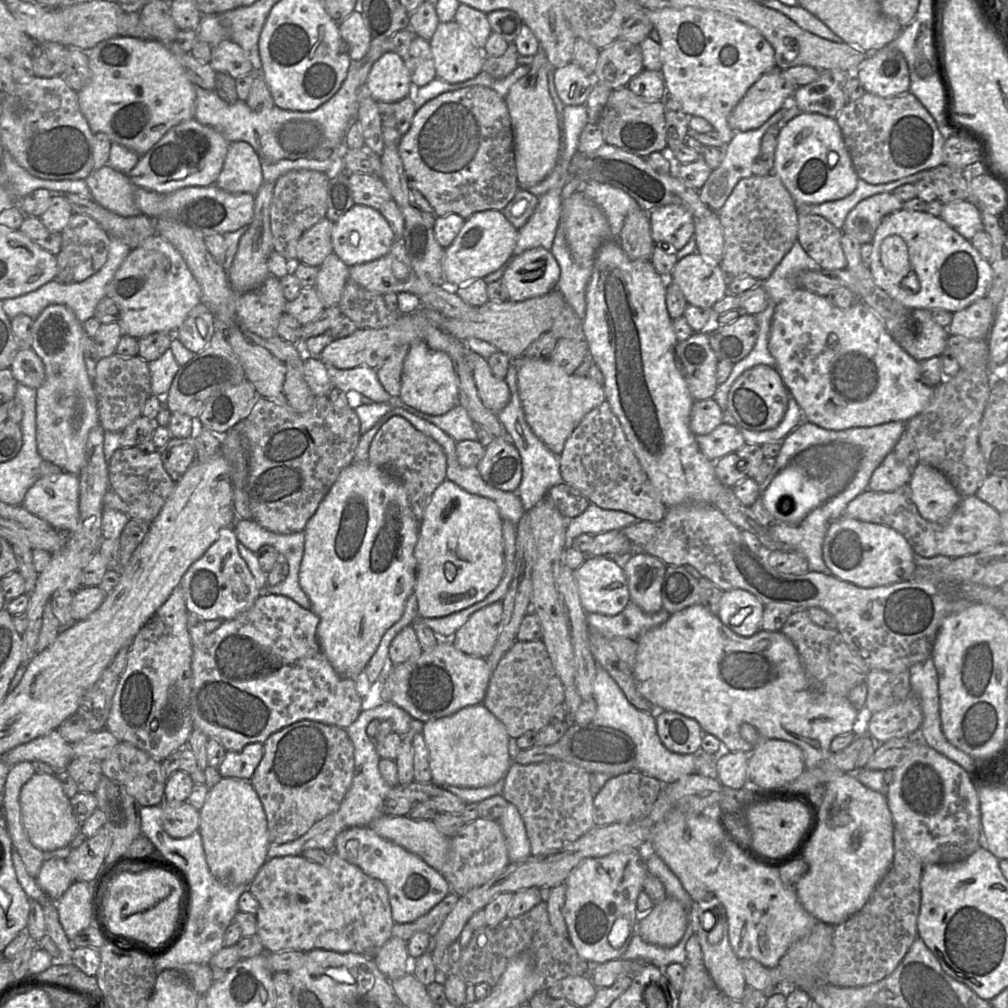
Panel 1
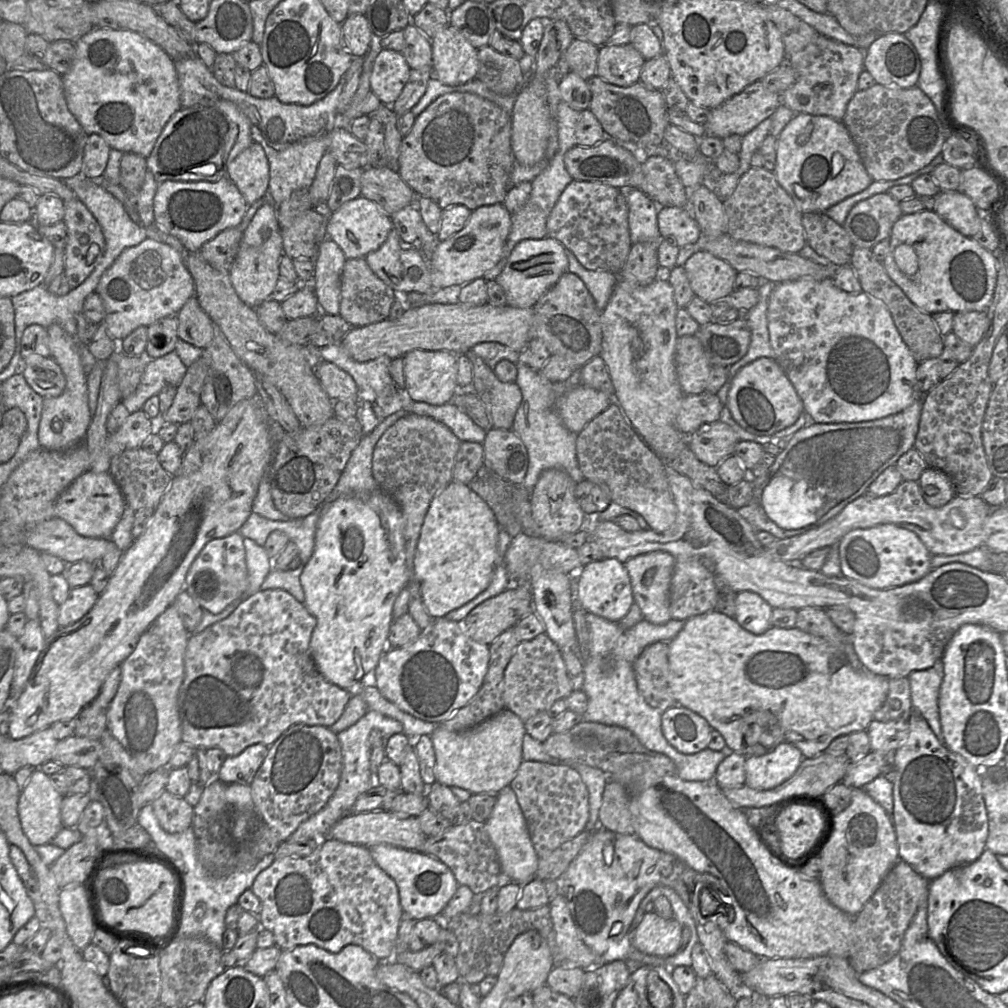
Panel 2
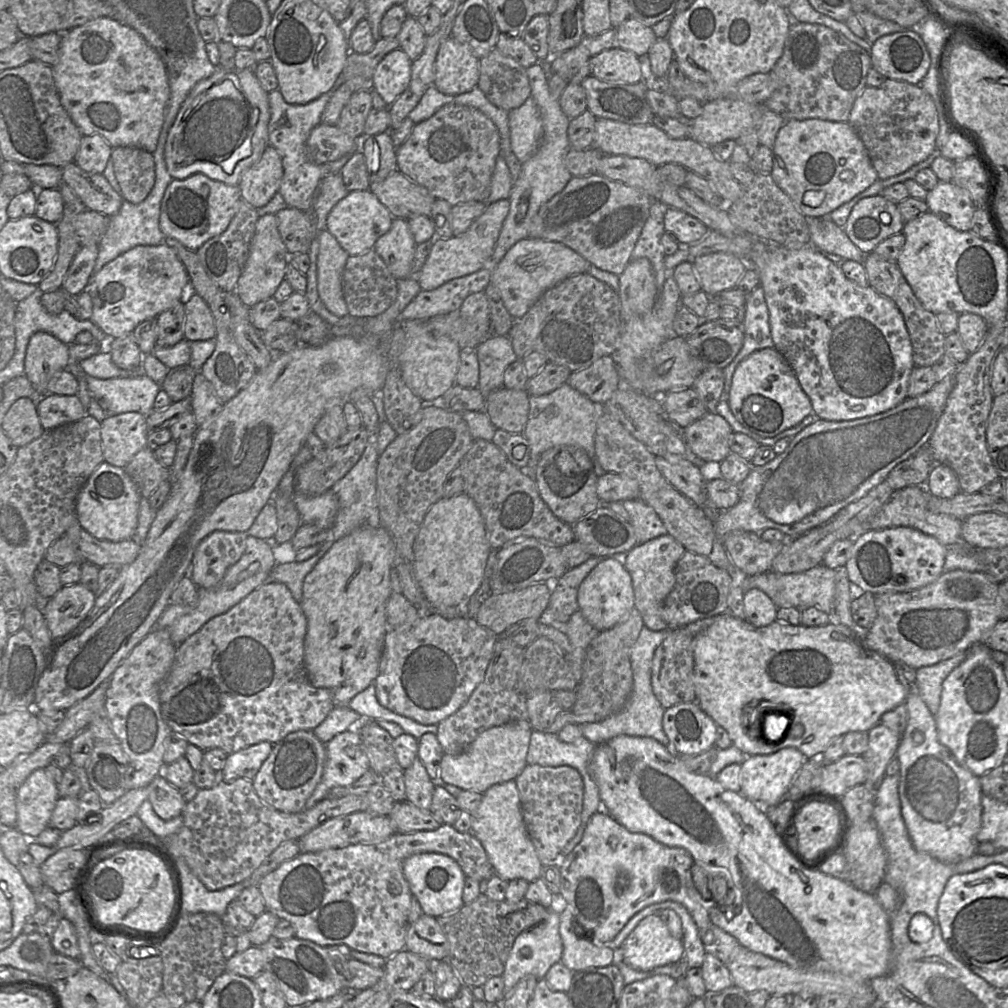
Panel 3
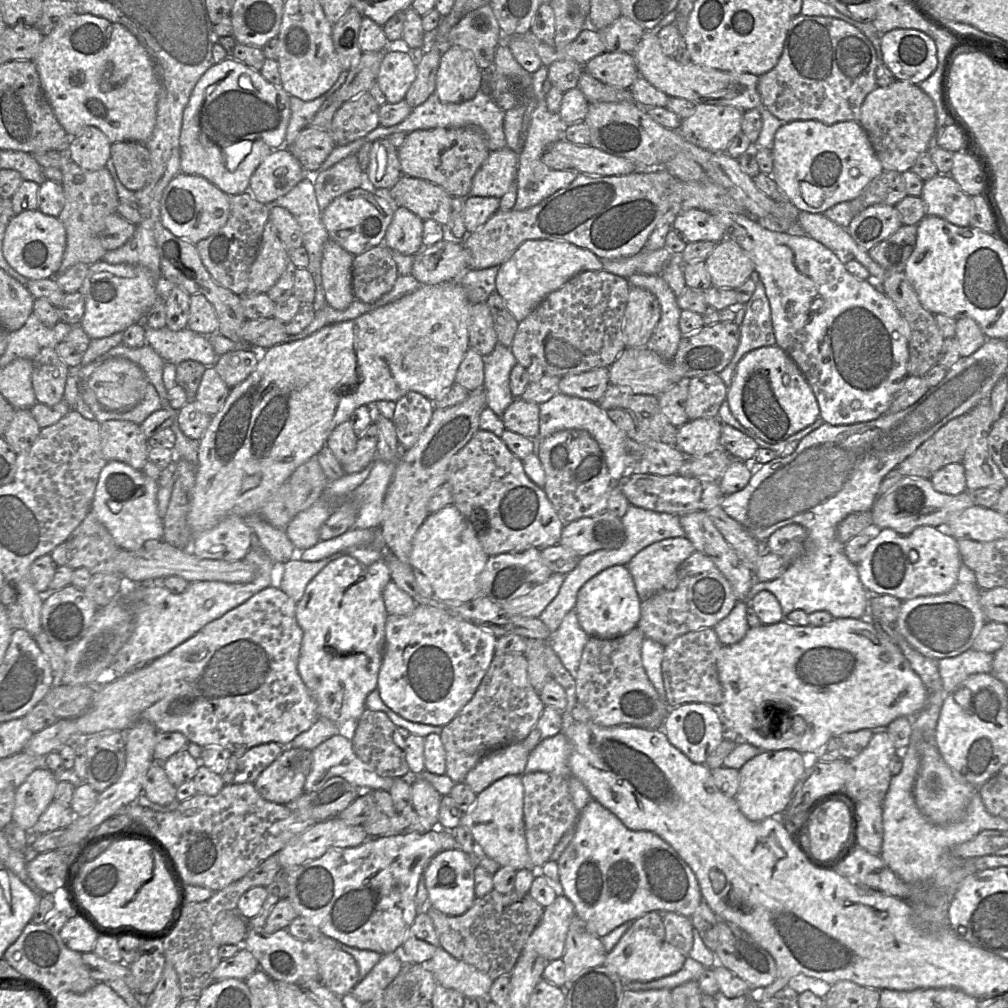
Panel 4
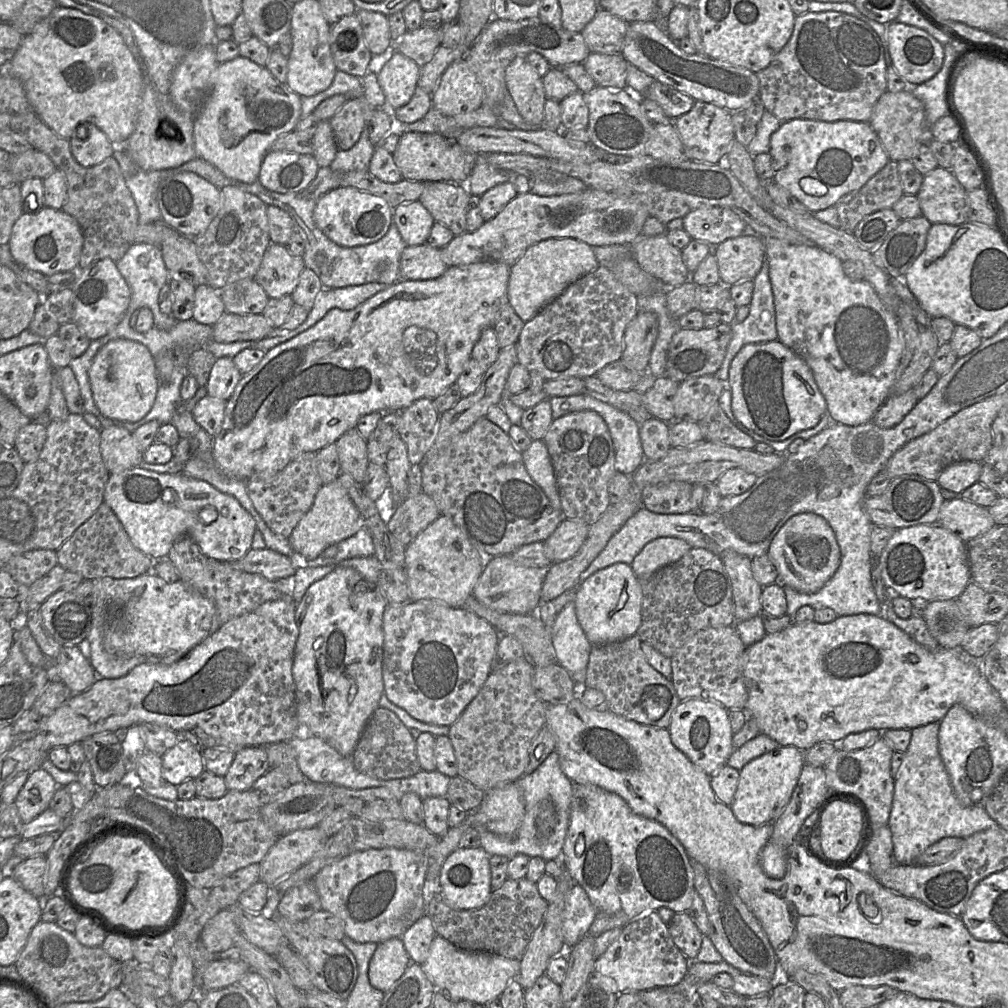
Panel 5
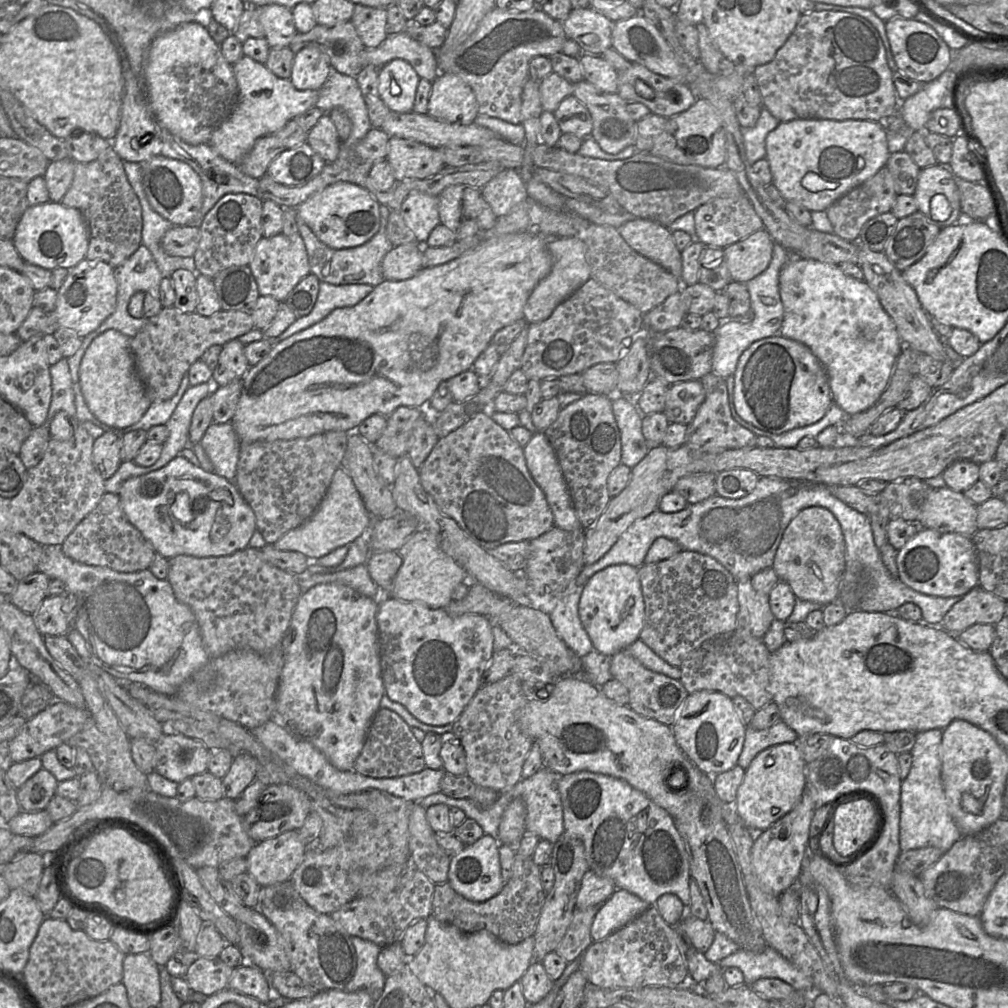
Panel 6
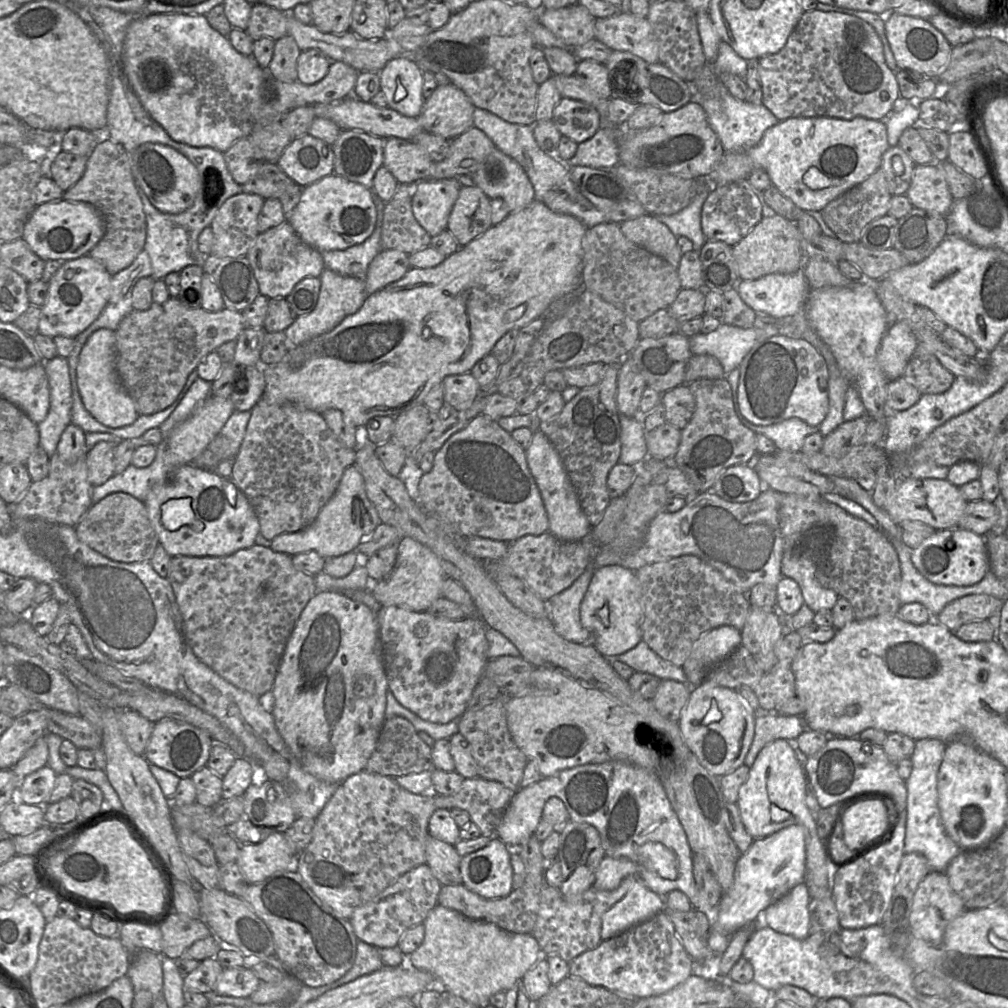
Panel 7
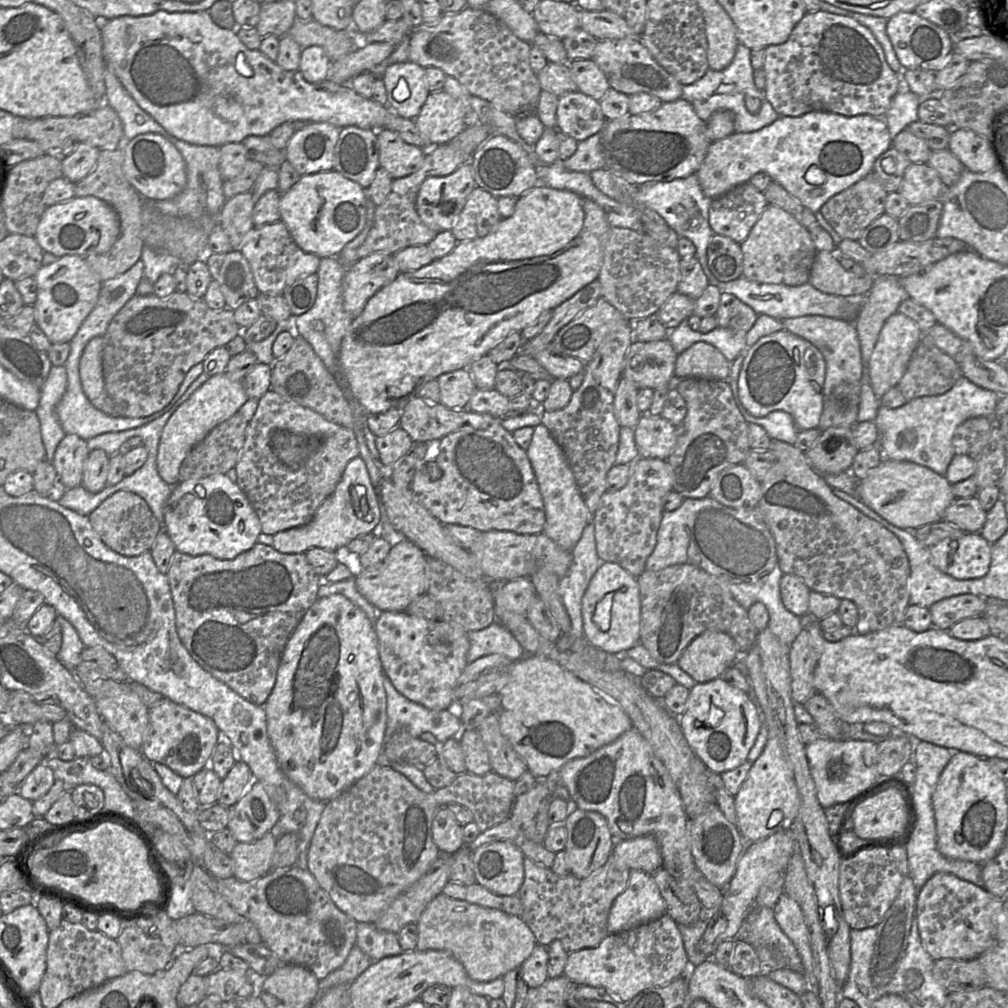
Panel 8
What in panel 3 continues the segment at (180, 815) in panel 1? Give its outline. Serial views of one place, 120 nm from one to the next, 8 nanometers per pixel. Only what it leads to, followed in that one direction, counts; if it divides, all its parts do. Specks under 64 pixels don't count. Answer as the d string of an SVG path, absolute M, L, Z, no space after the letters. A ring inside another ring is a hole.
M163 774L157 775L147 788L148 800L159 818L169 821L182 815L186 801Z

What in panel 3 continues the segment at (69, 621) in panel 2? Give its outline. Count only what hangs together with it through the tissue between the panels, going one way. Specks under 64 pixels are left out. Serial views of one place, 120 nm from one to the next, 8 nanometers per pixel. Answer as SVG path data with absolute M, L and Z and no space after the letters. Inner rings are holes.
M80 583L63 586L52 598L45 600L42 613L47 627L54 640L70 634L88 616L96 601L97 595Z

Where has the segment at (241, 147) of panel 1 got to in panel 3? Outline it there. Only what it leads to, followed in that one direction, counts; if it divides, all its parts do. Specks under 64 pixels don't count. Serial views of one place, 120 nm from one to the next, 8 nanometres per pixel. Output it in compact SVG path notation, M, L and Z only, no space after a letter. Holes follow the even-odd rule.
M268 146L262 157L241 176L241 199L253 208L265 206L278 193L283 178L283 164L278 151Z

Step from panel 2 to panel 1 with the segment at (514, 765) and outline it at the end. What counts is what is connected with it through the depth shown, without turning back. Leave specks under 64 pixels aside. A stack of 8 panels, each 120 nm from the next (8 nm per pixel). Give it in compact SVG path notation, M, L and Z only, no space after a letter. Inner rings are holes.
M483 703L456 713L429 720L421 733L429 750L432 782L437 786L480 788L504 779L513 760L509 755L509 735L504 724Z

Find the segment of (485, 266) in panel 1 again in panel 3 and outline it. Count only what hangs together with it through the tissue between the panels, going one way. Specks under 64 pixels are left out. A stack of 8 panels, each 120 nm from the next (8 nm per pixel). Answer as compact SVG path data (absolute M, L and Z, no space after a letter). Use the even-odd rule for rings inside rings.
M501 199L486 206L483 214L462 234L450 238L439 238L433 244L427 260L417 275L422 291L434 290L446 282L472 274L489 264L502 225L510 210L508 199Z

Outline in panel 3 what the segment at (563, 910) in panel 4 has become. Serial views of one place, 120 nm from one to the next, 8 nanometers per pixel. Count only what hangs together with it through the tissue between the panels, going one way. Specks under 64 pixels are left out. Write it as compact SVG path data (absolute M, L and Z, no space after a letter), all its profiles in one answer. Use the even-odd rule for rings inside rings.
M555 907L549 910L550 914L547 920L522 931L516 937L501 976L504 982L503 997L505 997L505 994L511 991L524 976L531 974L537 979L542 979L553 964L560 962L563 944L559 933L559 908Z

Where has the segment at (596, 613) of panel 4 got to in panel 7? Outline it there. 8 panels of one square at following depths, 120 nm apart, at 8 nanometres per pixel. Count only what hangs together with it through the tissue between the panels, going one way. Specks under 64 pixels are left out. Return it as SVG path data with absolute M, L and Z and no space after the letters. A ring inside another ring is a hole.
M620 565L596 569L580 605L580 620L599 653L617 657L634 648L642 640L643 617L642 589L636 573Z

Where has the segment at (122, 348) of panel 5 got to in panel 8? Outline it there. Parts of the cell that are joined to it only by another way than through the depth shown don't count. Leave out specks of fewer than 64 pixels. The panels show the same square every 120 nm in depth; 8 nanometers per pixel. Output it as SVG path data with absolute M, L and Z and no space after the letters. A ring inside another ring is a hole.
M103 337L92 338L85 346L79 362L79 375L83 392L91 404L111 417L119 417L119 411L107 394L103 379Z

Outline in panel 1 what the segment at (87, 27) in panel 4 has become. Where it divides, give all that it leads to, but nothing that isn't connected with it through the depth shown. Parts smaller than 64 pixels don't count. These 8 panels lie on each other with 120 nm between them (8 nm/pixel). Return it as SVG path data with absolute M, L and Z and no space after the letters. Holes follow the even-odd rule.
M116 36L98 43L87 52L91 77L78 92L79 105L93 133L106 133L117 142L145 154L173 126L195 118L196 86L178 59L163 43L154 39Z

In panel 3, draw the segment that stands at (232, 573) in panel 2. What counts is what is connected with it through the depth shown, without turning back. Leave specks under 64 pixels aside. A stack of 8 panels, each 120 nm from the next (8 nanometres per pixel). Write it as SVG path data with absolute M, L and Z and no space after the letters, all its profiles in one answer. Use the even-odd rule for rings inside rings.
M214 531L197 546L189 575L198 588L219 585L228 568L237 563L246 549L247 532Z

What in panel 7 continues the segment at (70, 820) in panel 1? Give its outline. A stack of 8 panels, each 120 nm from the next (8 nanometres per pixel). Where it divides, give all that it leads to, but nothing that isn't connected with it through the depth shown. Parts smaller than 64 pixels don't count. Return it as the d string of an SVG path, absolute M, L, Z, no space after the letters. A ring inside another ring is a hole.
M45 765L19 782L17 799L29 805L46 806L56 778L55 771Z

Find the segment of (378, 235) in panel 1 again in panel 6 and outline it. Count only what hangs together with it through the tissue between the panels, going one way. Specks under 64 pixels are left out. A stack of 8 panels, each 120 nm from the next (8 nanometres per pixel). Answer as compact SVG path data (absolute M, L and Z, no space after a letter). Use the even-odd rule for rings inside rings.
M349 182L333 183L297 207L297 215L325 245L353 248L370 240L380 227L380 204L361 186Z

